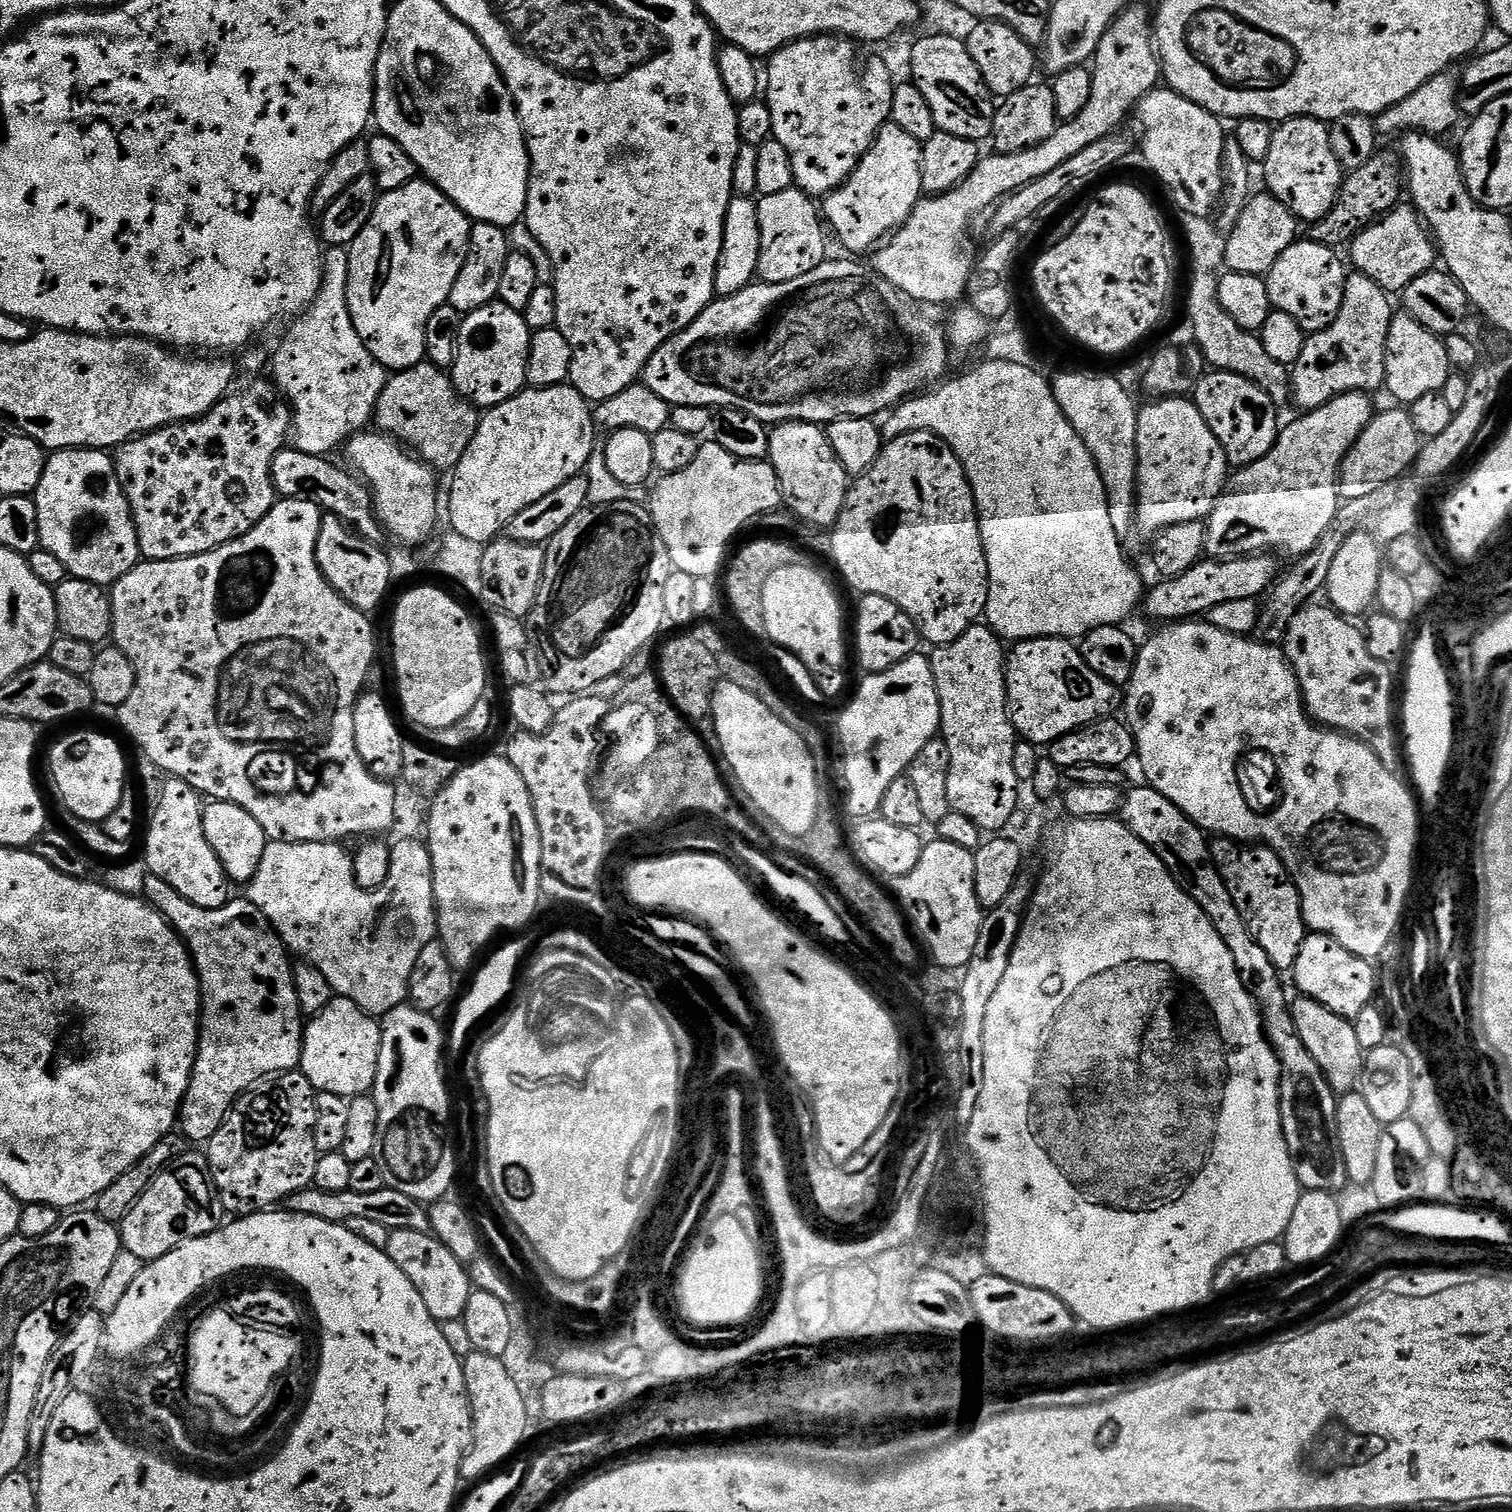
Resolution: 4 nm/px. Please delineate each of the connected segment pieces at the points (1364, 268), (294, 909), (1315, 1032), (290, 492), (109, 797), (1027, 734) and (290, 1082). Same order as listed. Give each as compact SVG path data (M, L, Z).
M1397 206L1385 212L1369 228L1364 228L1350 245L1355 271L1369 276L1374 283L1389 294L1403 293L1414 278L1433 271L1438 264L1438 245L1427 223L1411 206Z
M423 839L398 841L391 845L390 874L382 886L367 892L358 886L352 869L353 857L343 852L336 842L306 842L291 844L274 840L266 846L258 874L246 885L246 898L270 922L280 935L280 941L289 953L306 958L318 970L322 970L326 982L330 982L336 996L344 996L363 1012L382 1018L390 1010L408 1000L410 974L418 957L431 940L437 939L436 899L432 881L432 859Z
M1297 995L1295 999L1290 1004L1292 1021L1298 1038L1302 1038L1302 1046L1310 1050L1310 1058L1318 1062L1333 1092L1353 1091L1361 1083L1366 1053L1362 1046L1358 1046L1358 1034L1354 1034L1352 1021L1334 1014L1334 1010L1326 1010L1326 1006L1314 1002L1309 996Z
M286 446L272 463L272 484L281 497L290 500L312 500L325 513L338 517L365 538L381 535L382 528L378 523L372 493L367 483L359 475L351 471L348 473L346 469L339 468L330 461L331 459L322 456L302 454L295 446Z
M72 732L53 746L48 764L52 767L52 780L61 802L79 820L100 824L110 818L118 802L122 802L128 768L124 765L124 752L114 737L100 732Z
M1043 636L1037 640L1022 640L1016 648L1007 653L1004 681L1008 691L1008 717L1012 726L1027 743L1047 746L1058 738L1079 728L1085 728L1095 720L1107 720L1122 708L1122 692L1119 687L1106 678L1094 674L1084 660L1079 647L1073 641L1062 640L1059 636Z
M281 1072L261 1080L236 1101L224 1124L206 1142L219 1203L237 1217L283 1205L289 1196L313 1187L321 1152L314 1142L316 1087L303 1072Z

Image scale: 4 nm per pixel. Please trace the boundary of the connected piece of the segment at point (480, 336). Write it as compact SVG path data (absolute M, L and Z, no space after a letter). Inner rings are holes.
M493 302L467 313L456 343L456 357L450 369L458 394L477 409L496 408L523 392L528 384L528 355L533 331L526 326L524 313Z

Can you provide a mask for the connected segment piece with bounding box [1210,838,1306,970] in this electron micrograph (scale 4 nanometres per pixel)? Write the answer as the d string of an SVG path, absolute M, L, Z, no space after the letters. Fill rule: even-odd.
M1227 838L1213 839L1210 847L1216 869L1222 874L1226 890L1230 890L1230 898L1234 906L1238 906L1250 934L1258 946L1270 954L1270 962L1274 962L1277 970L1291 970L1298 962L1306 925L1296 884L1280 861L1280 856L1273 848L1259 843Z

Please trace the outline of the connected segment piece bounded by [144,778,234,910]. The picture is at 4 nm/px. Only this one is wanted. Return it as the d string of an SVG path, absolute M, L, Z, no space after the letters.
M168 778L162 802L158 809L150 812L150 819L146 824L148 837L144 840L144 860L148 863L147 871L162 878L162 882L170 882L170 886L174 886L174 890L178 890L182 898L194 902L194 906L218 910L233 899L234 888L226 870L222 870L222 862L218 862L218 854L214 854L210 842L206 842L206 830L202 830L204 806L205 801L200 793L190 785Z

